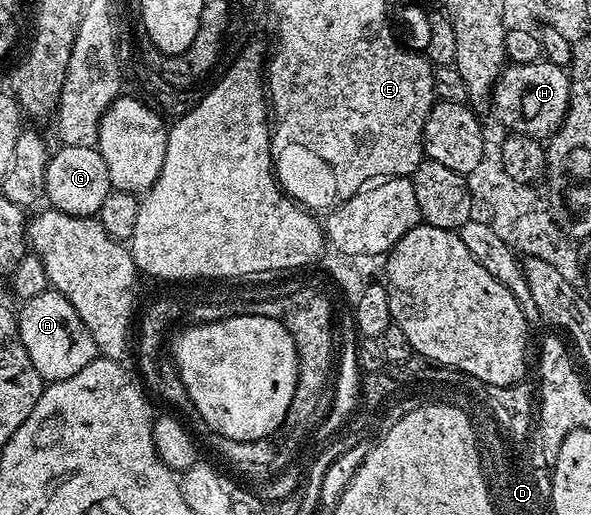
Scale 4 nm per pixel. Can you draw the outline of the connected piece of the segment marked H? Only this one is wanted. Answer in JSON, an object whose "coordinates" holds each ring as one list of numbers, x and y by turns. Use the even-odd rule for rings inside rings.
{"coordinates":[[545,60,532,64,511,63,502,71,494,87,492,110,511,133,546,138,553,134,570,107,569,73]]}

